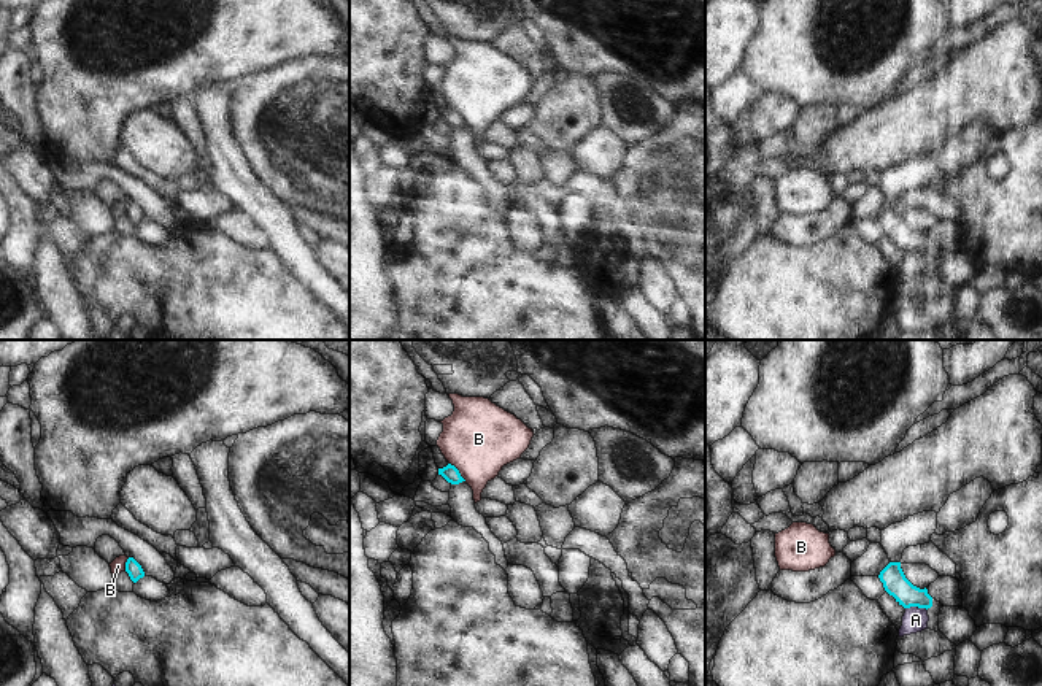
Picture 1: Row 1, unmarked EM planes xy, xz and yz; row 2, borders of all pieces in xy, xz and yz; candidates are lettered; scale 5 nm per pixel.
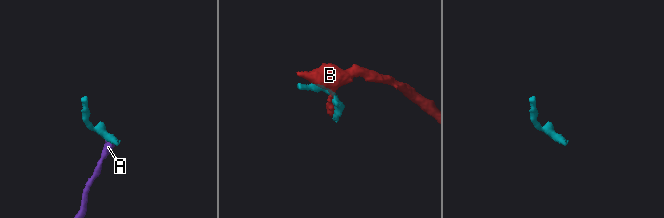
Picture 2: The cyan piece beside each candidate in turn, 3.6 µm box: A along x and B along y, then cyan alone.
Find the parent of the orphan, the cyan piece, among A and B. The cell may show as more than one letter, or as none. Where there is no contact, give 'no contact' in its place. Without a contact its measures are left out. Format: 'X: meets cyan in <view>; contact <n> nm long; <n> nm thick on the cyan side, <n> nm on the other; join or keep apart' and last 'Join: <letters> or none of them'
A: meets cyan in yz; contact 110 nm long; 120 nm thick on the cyan side, 130 nm on the other; keep apart
B: meets cyan in xz; contact 130 nm long; 80 nm thick on the cyan side, 380 nm on the other; keep apart
Join: none of them

